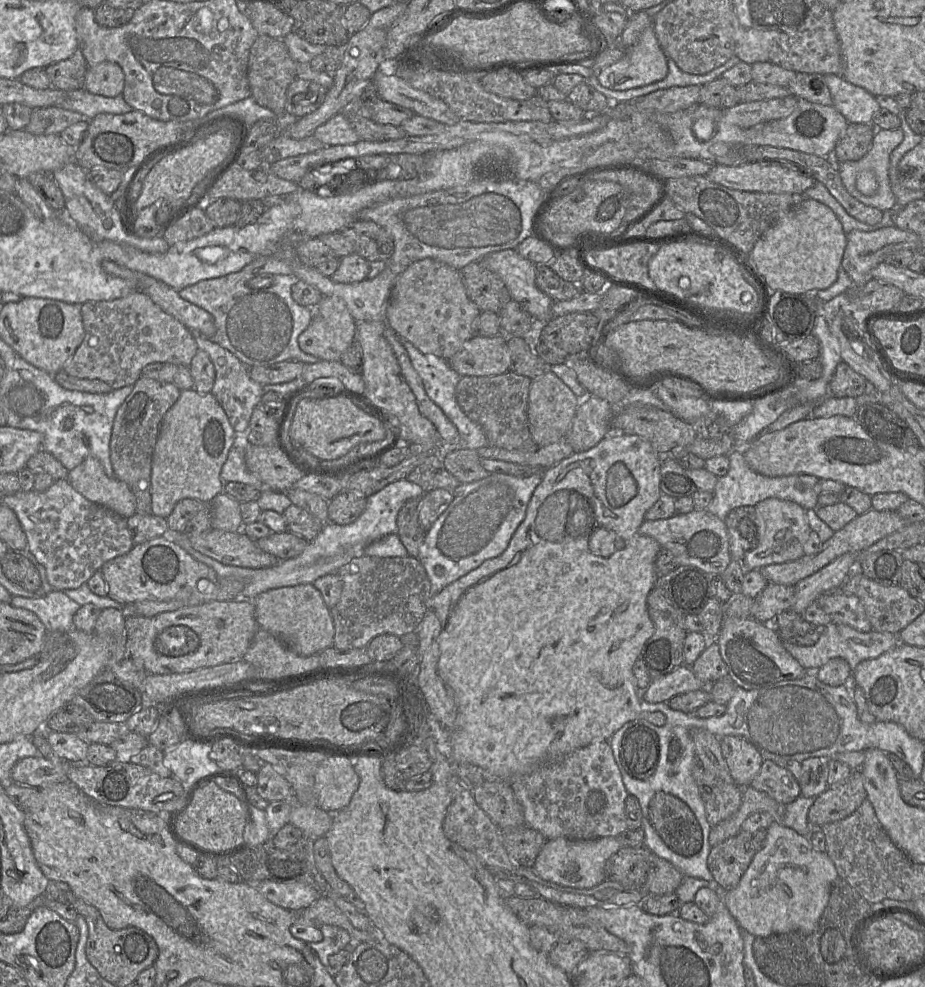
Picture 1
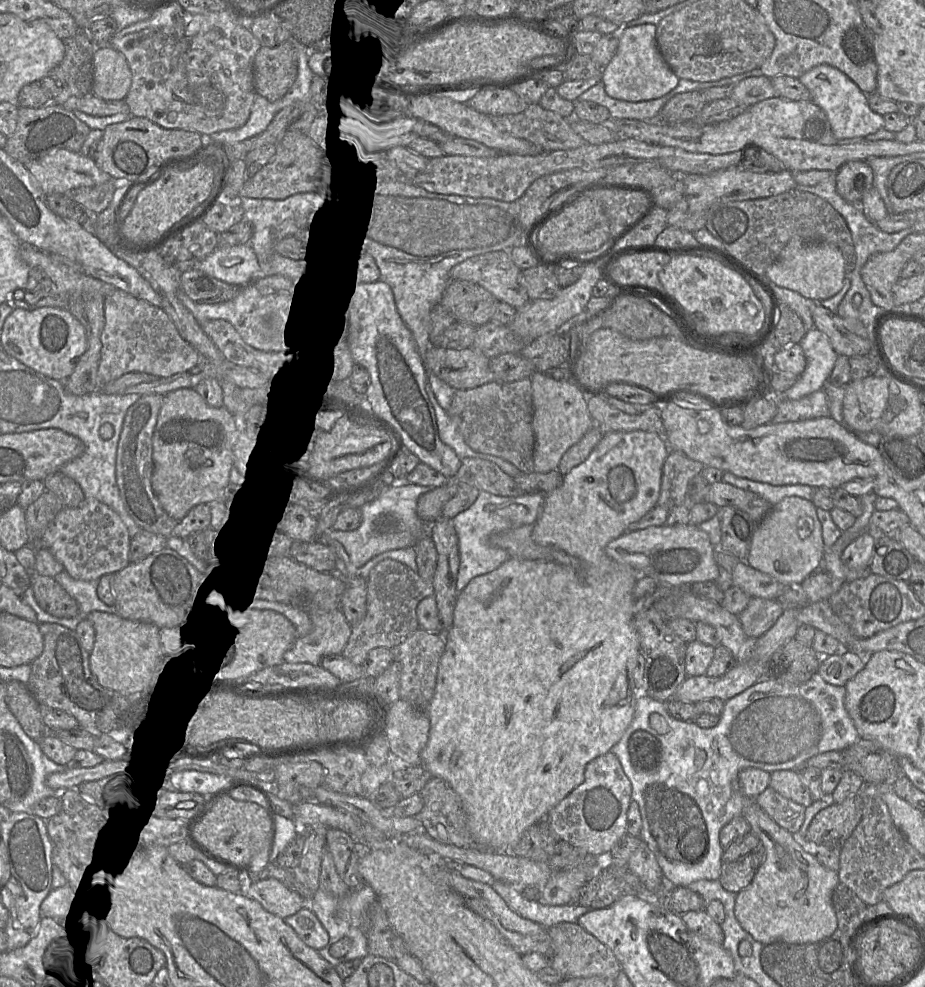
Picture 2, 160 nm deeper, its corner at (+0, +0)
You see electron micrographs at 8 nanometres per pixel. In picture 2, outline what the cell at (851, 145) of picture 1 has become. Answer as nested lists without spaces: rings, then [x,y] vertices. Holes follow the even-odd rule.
[[[862,160],[851,161],[836,172],[836,190],[848,203],[856,205],[874,187],[870,166]]]

